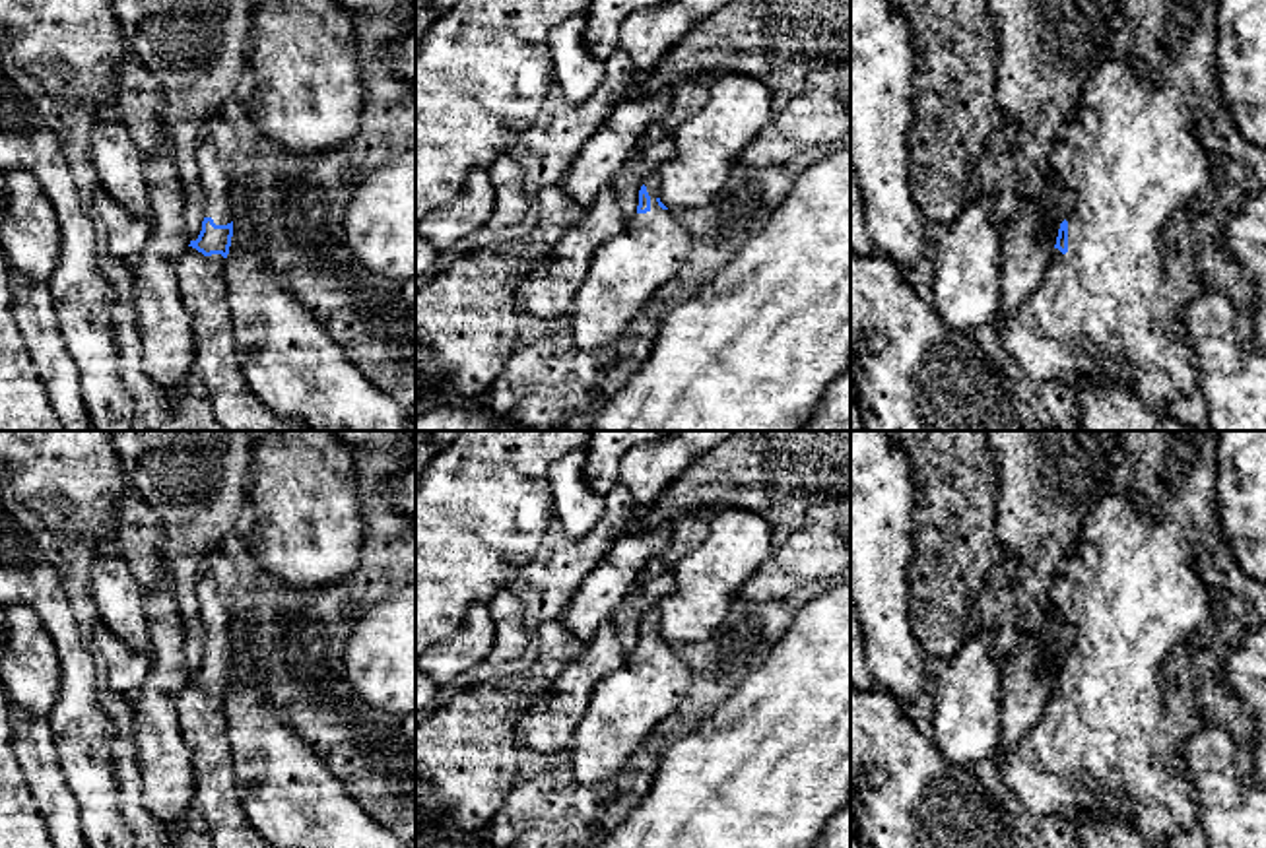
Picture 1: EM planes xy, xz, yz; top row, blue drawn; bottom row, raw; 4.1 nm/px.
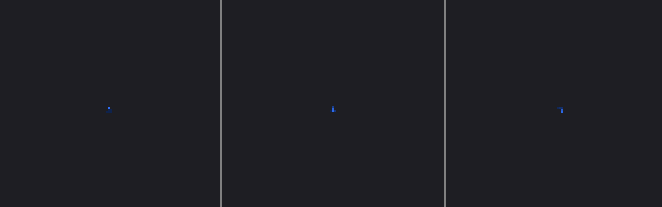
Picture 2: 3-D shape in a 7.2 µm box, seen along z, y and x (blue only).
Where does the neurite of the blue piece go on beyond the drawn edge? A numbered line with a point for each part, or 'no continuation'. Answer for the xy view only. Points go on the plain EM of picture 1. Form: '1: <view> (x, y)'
1: xy (202, 715)

